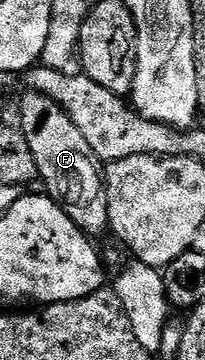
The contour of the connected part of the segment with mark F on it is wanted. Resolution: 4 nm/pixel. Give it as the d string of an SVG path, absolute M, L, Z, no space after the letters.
M26 92L19 104L22 113L20 132L26 138L32 156L36 156L36 168L45 193L53 198L63 210L72 212L73 220L87 236L107 233L110 230L106 180L99 159L90 152L84 132L72 124L68 112L46 94Z

